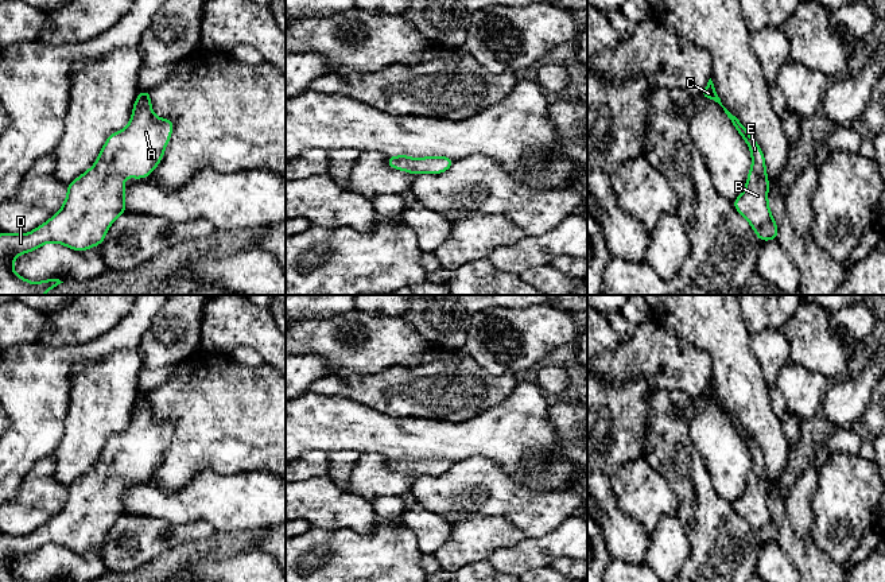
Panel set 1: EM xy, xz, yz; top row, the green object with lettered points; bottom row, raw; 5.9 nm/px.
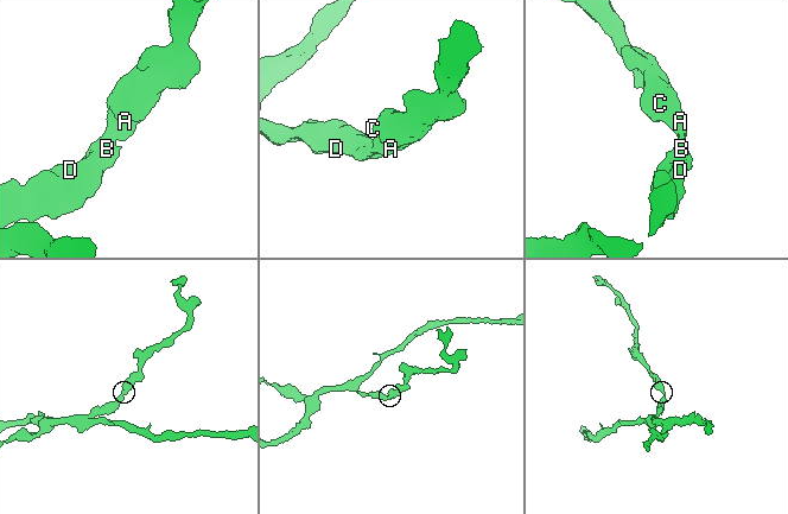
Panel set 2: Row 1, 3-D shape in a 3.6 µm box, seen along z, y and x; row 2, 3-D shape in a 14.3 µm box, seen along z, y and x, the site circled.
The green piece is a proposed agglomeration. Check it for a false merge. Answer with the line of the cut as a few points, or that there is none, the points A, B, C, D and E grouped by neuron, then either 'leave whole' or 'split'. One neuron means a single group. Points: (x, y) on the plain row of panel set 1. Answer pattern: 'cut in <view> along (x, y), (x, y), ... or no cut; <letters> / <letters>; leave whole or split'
no cut; A B C D E; leave whole

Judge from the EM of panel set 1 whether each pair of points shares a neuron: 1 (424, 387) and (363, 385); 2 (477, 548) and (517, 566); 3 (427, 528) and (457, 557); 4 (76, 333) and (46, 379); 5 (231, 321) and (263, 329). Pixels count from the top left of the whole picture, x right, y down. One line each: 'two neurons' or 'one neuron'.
1: one neuron
2: two neurons
3: two neurons
4: two neurons
5: one neuron

